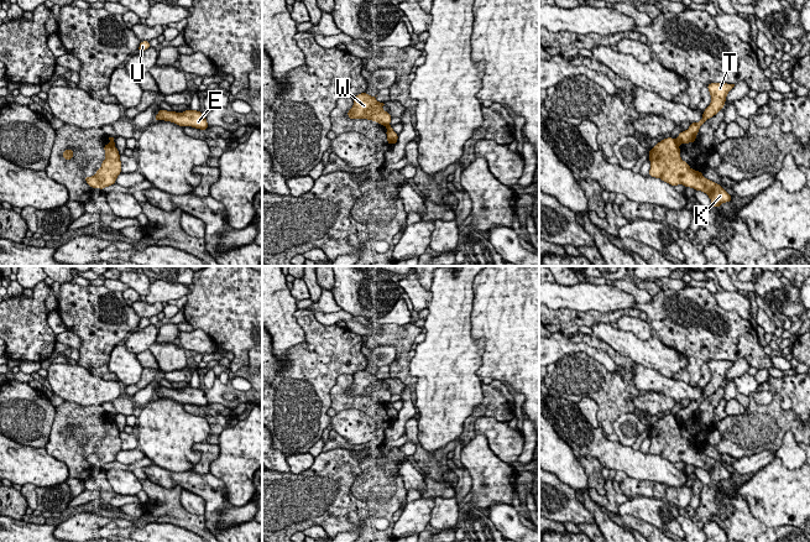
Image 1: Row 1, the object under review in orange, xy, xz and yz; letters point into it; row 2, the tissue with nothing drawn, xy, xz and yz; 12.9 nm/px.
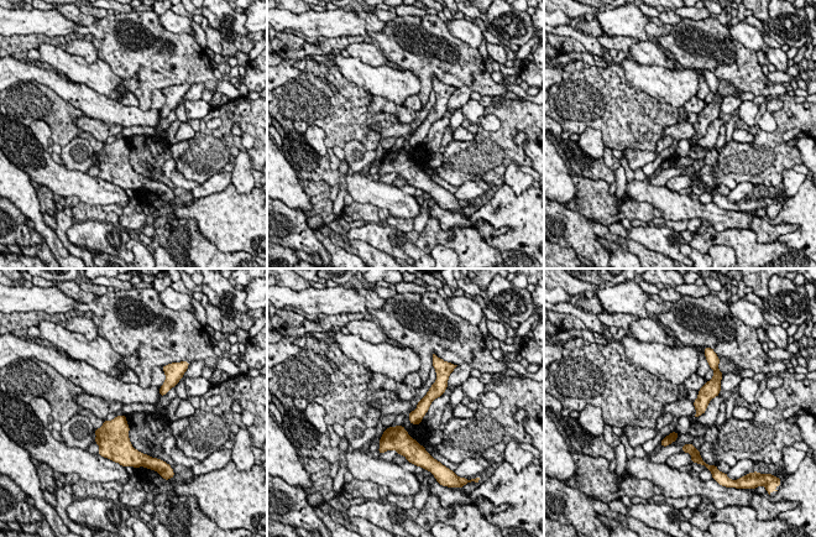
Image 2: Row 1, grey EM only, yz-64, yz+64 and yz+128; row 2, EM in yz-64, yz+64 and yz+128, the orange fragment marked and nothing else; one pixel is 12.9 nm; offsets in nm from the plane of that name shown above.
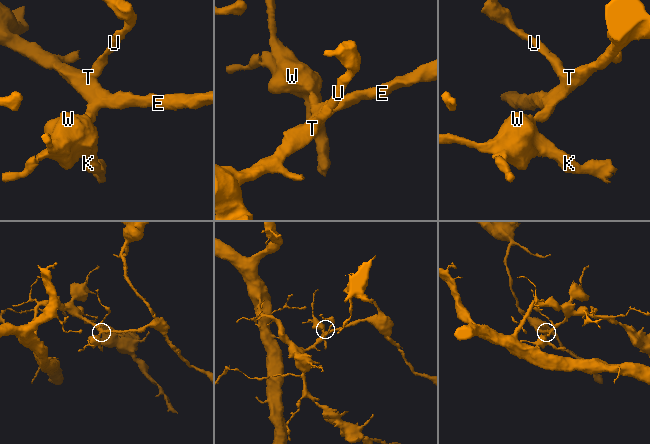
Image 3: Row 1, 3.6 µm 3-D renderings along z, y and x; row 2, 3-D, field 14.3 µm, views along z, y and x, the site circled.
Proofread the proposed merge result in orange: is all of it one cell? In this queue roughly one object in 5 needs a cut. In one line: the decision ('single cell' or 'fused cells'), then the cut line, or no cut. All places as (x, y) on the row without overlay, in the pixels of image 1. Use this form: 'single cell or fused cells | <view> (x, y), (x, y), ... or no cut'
fused cells | yz (675, 417), (678, 421)

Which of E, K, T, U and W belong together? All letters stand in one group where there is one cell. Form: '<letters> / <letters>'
E T U / K W

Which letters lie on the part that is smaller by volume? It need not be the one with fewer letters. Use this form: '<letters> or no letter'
K, W

